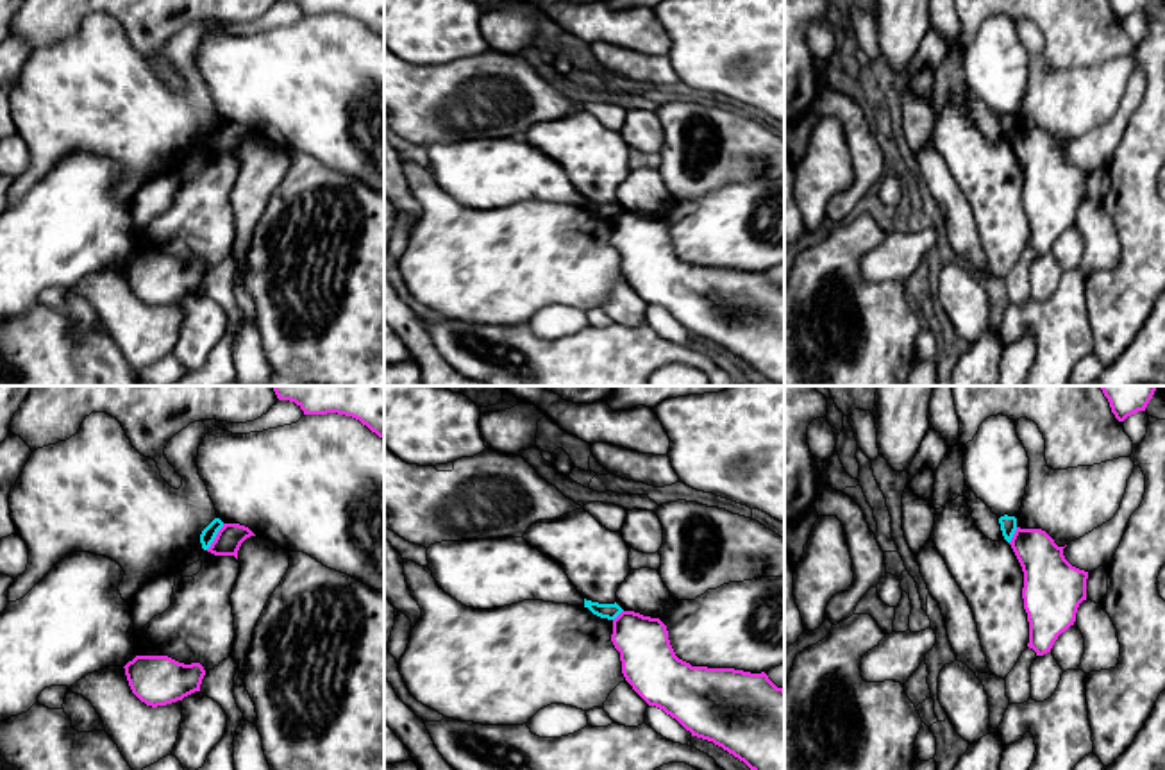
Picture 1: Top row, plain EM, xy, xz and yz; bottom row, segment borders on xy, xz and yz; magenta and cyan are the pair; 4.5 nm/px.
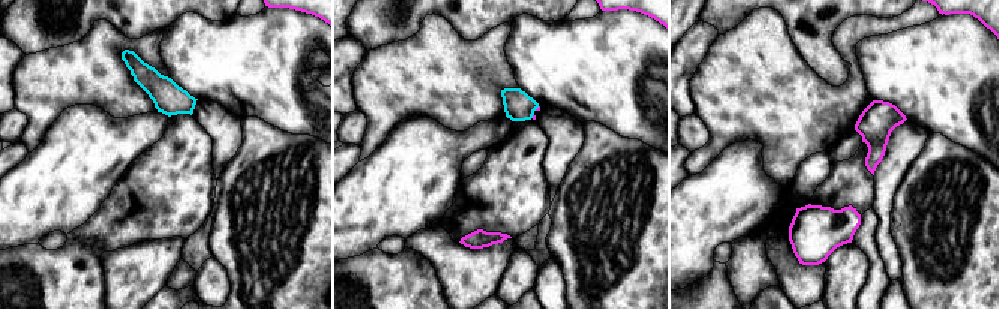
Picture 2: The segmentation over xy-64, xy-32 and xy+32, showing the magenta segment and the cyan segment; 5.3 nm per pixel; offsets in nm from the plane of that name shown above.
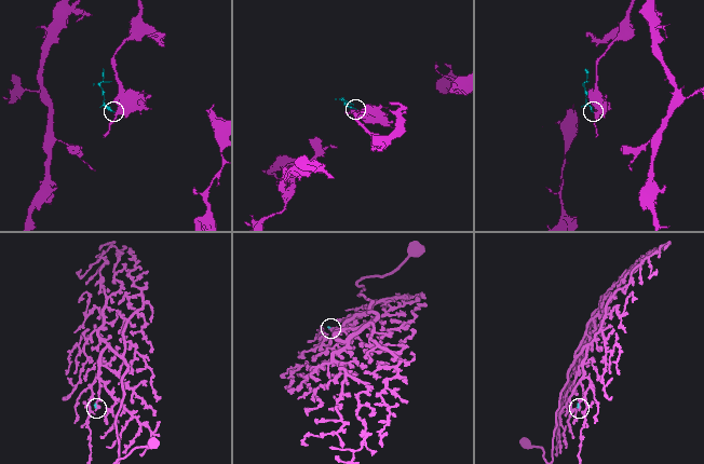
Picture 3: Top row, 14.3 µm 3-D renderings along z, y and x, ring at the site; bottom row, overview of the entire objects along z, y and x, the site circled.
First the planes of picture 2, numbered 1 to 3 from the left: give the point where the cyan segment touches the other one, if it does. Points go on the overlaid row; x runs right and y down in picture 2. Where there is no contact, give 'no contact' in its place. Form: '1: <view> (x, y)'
1: no contact
2: xy-32 (537, 108)
3: no contact

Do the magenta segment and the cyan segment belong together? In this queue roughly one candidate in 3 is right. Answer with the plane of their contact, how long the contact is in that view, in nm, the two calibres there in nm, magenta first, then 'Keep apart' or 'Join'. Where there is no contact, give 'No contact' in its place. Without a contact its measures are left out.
Touches magenta in xy. Shared border 150 nm. Thickness 120 nm (magenta) against 70 nm. Keep apart

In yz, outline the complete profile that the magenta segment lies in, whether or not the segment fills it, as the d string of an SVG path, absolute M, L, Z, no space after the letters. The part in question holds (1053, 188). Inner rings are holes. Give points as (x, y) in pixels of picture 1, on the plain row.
M1017 127L1010 141L1024 172L1024 209L1029 222L1029 243L1027 247L1043 255L1051 252L1054 241L1076 222L1077 207L1086 200L1086 179L1088 172L1072 166L1063 148L1042 129L1020 129Z

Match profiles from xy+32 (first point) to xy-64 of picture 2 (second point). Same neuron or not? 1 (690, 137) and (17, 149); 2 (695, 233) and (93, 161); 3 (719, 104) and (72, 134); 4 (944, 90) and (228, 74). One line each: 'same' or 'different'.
1: different
2: same
3: different
4: same

